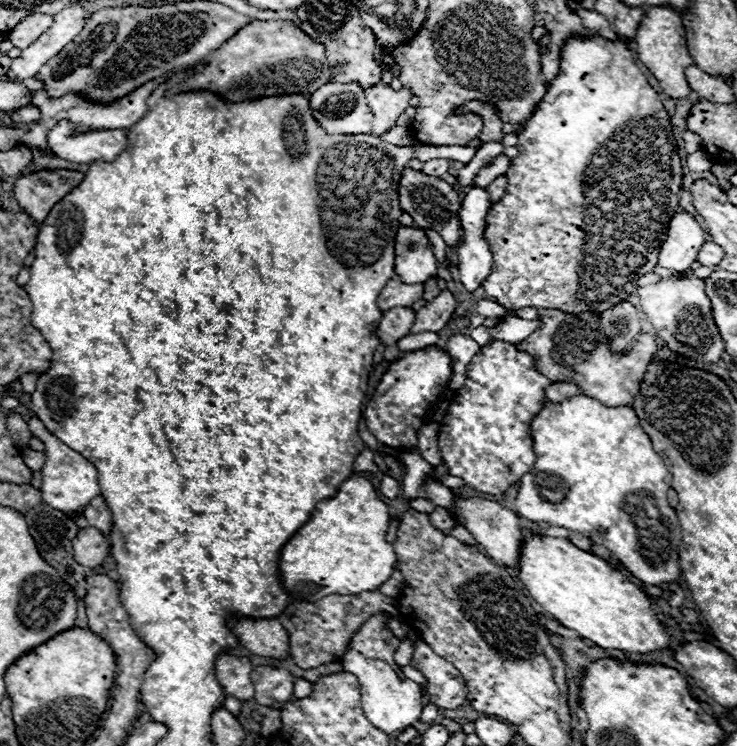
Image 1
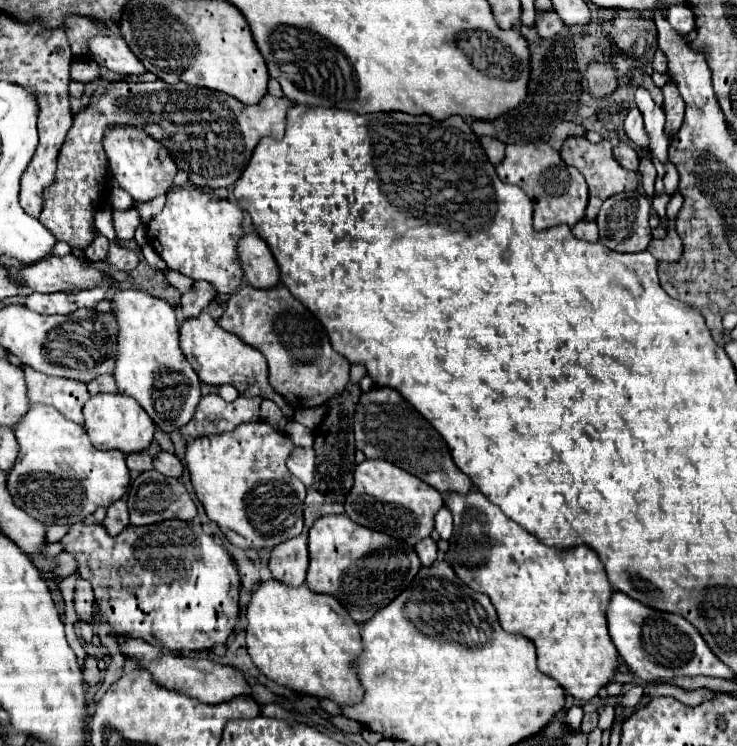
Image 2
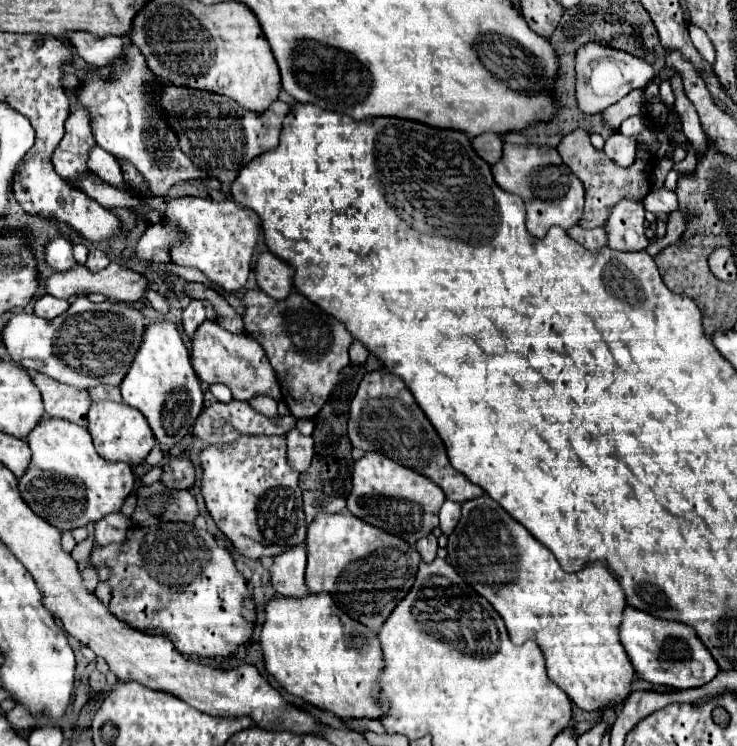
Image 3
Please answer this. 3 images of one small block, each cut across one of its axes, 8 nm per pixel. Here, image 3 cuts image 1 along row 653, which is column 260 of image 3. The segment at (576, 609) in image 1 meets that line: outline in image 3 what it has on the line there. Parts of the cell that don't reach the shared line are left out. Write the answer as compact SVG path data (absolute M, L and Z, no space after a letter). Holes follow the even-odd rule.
M306 594L304 598L274 596L264 606L264 624L260 632L260 648L264 656L264 668L276 678L276 682L290 694L322 708L330 710L338 718L380 718L378 706L378 674L382 670L382 652L378 638L372 630L366 630L360 622L354 622L332 600L330 594Z

